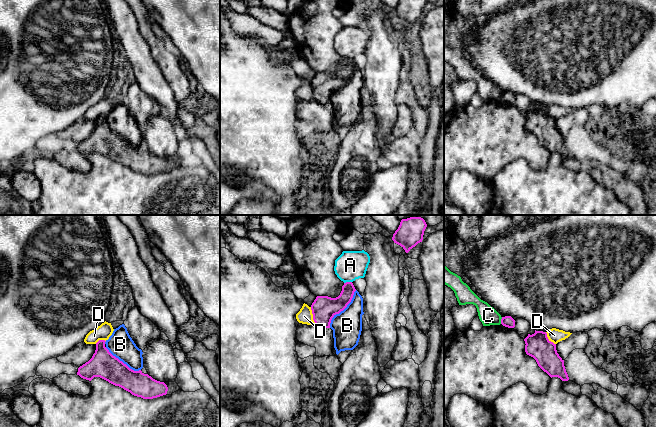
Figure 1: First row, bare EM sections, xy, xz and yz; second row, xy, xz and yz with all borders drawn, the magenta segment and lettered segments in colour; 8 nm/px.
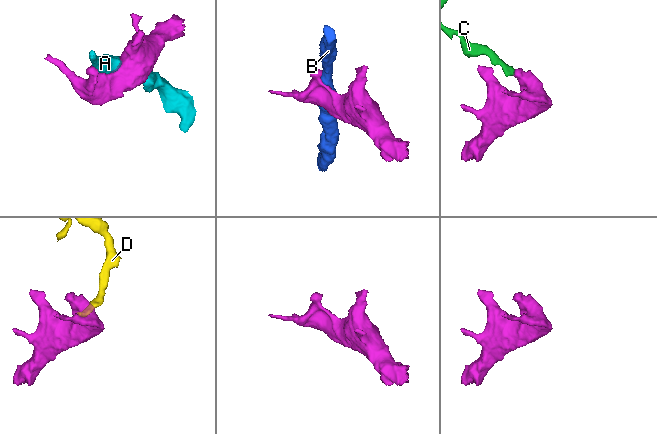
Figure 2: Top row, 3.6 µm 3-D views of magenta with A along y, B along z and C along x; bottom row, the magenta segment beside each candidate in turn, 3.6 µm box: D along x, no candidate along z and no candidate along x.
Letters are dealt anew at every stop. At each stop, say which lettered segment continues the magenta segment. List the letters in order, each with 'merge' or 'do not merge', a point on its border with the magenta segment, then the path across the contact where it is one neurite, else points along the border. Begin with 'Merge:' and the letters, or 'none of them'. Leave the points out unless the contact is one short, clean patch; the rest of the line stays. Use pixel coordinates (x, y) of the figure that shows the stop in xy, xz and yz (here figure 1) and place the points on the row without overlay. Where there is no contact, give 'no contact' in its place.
Merge: none of them
A: do not merge | xz (347, 58)
B: do not merge | xz (342, 86)
C: do not merge | yz (501, 96) | along yz (502, 93), (500, 99)
D: do not merge | xz (313, 91) | along xz (310, 83), (312, 95), (315, 99)

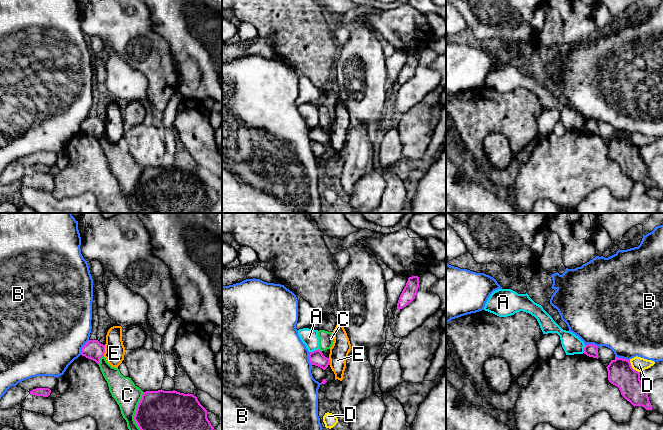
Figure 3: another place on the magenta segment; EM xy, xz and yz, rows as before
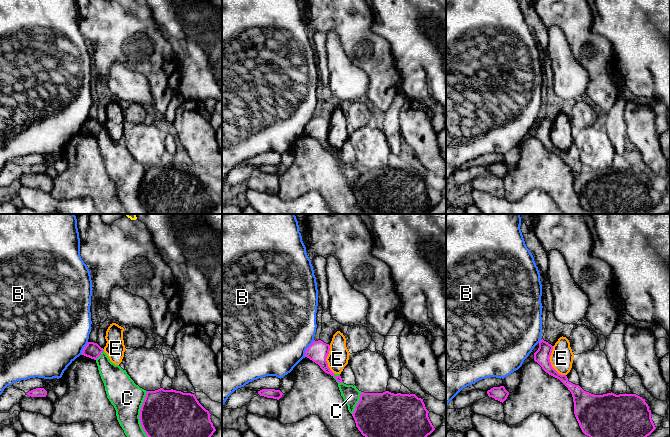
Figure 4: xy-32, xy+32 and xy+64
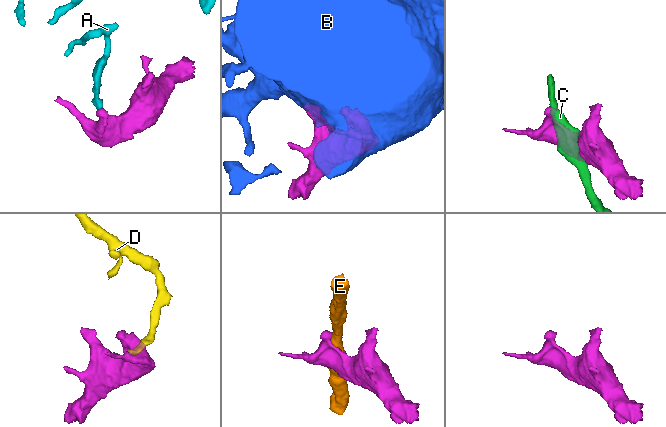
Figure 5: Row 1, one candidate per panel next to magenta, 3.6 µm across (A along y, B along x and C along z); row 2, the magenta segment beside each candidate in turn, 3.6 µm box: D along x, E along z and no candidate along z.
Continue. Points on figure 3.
Merge: none of them
A: do not merge | xz (315, 126) | along xz (318, 124), (310, 128)
B: do not merge | xy (83, 123)
C: do not merge | xy (135, 190)
D: do not merge | yz (631, 143) | along yz (629, 136), (632, 143), (639, 148)
E: do not merge | xy (104, 126)

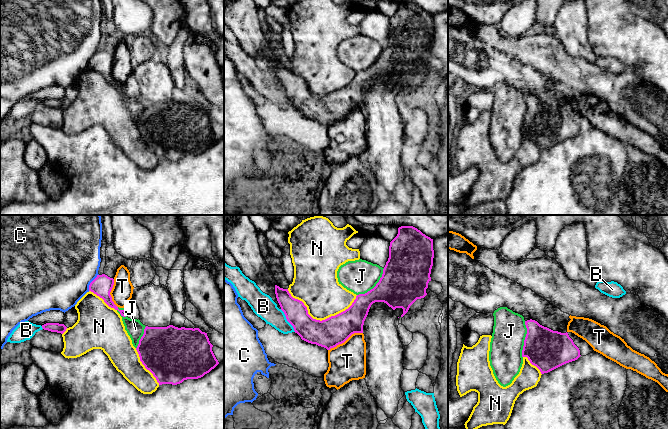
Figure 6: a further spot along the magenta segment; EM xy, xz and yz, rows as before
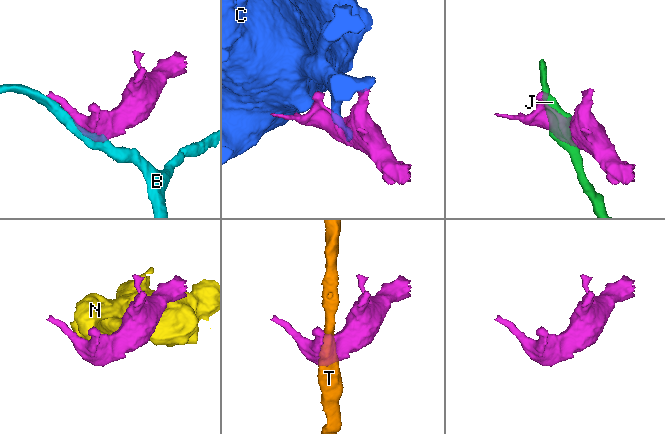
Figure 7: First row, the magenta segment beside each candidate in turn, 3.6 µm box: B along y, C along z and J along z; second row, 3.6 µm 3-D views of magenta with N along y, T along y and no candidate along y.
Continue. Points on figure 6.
Merge: none of them
B: do not merge | xz (287, 96)
C: do not merge | xy (91, 58)
J: do not merge | xz (375, 62)
N: do not merge | xz (319, 96)
T: do not merge | xz (345, 116)

